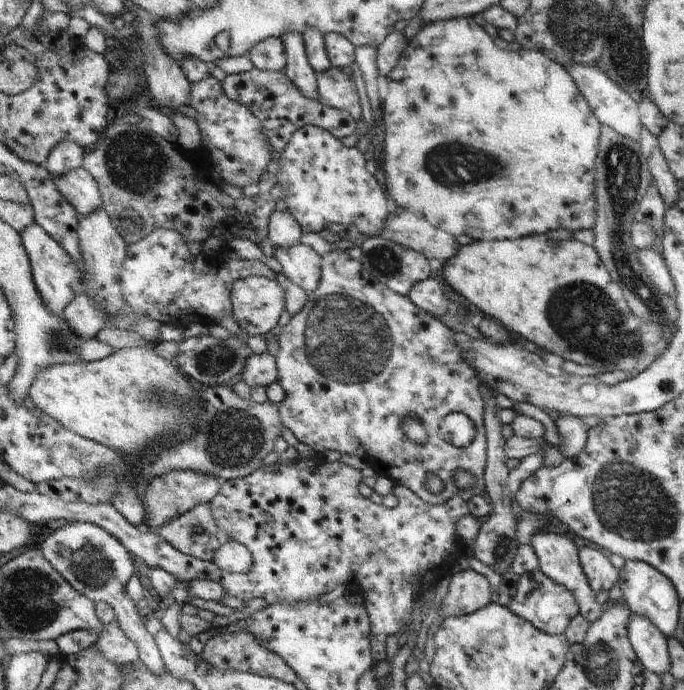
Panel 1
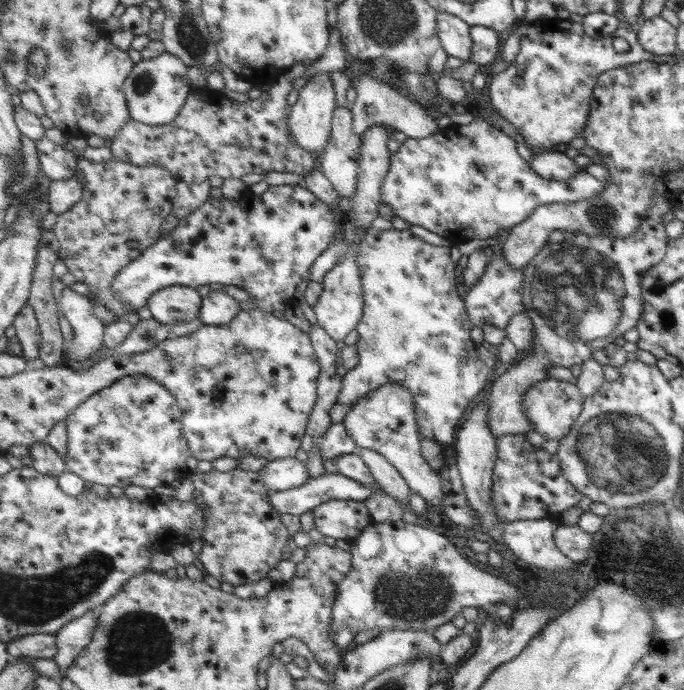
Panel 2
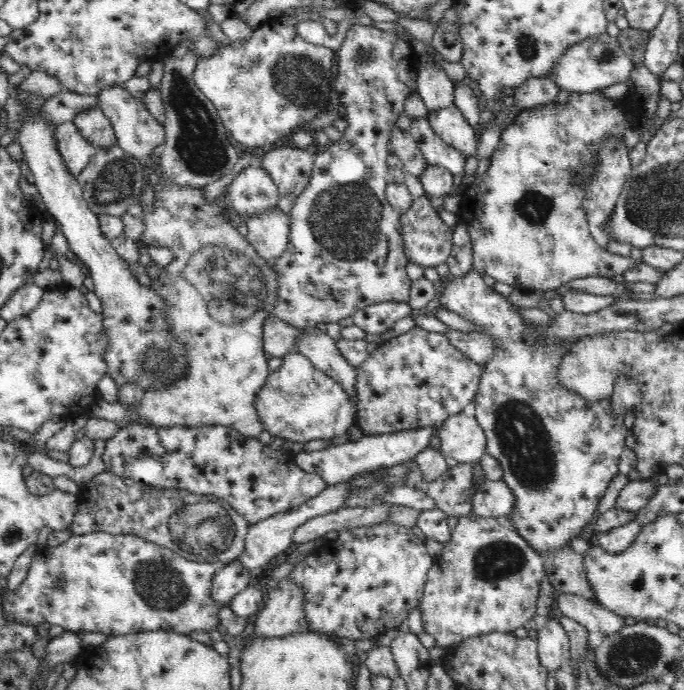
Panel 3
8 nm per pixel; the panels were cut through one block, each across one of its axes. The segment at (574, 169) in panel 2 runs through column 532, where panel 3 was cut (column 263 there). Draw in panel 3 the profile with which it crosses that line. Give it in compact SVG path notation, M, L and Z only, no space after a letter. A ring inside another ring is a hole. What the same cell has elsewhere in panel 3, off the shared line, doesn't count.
M282 146L278 150L268 152L260 166L274 178L280 196L290 196L298 200L298 196L308 188L314 172L314 154L302 148Z

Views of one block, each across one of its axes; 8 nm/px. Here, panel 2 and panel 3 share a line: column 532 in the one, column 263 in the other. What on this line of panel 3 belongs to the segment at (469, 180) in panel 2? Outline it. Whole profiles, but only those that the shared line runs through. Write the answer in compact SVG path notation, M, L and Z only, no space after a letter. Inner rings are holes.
M244 168L228 188L226 208L234 208L242 218L254 218L272 212L278 200L280 190L264 168Z

